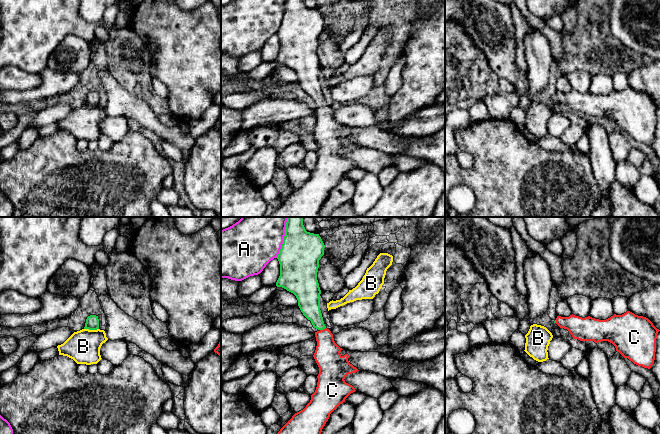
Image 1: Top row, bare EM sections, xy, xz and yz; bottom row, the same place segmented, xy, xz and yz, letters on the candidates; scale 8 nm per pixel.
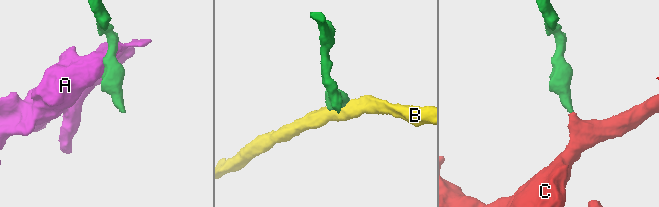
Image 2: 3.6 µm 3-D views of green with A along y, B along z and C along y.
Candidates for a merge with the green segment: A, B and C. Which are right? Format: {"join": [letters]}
{"join": ["C"]}

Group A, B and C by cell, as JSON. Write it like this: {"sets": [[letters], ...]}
{"sets": [["A"], ["B"], ["C"]]}

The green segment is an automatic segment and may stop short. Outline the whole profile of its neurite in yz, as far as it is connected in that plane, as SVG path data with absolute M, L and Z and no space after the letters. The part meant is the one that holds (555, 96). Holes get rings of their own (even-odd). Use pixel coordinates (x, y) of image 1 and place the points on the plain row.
M630 87L622 91L614 90L606 96L599 96L590 92L582 94L572 90L569 93L557 92L554 99L560 104L567 105L573 115L594 117L595 119L602 117L612 119L617 128L638 142L650 145L654 139L659 105L646 93L635 91Z

